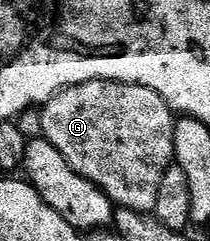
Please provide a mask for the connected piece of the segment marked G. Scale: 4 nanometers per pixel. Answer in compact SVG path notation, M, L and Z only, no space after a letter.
M94 79L81 85L64 87L50 101L42 104L42 138L53 144L56 149L93 185L97 185L109 196L116 208L125 207L144 213L154 212L157 205L157 188L161 177L174 164L175 146L173 129L176 112L153 89L140 83L122 83L116 79Z

